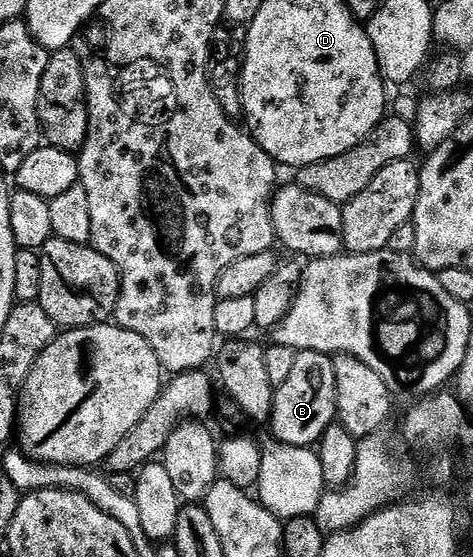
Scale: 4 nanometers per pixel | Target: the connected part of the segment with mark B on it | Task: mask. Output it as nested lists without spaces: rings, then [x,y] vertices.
[[[298,351],[294,361],[294,370],[286,381],[275,388],[272,397],[272,417],[270,428],[276,436],[275,442],[299,447],[312,447],[319,444],[330,424],[337,422],[336,414],[336,373],[332,364],[333,356],[323,355],[321,351]]]

